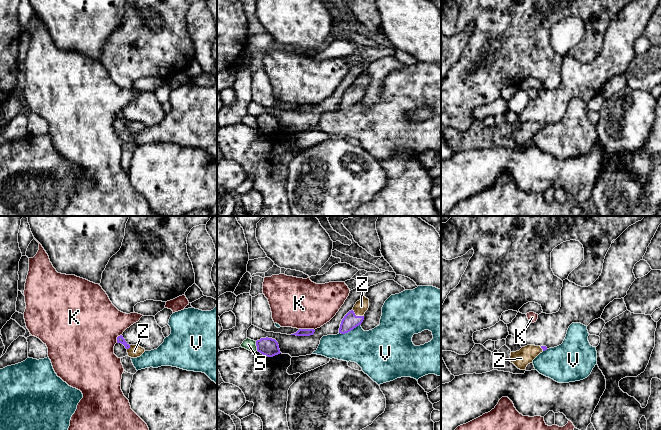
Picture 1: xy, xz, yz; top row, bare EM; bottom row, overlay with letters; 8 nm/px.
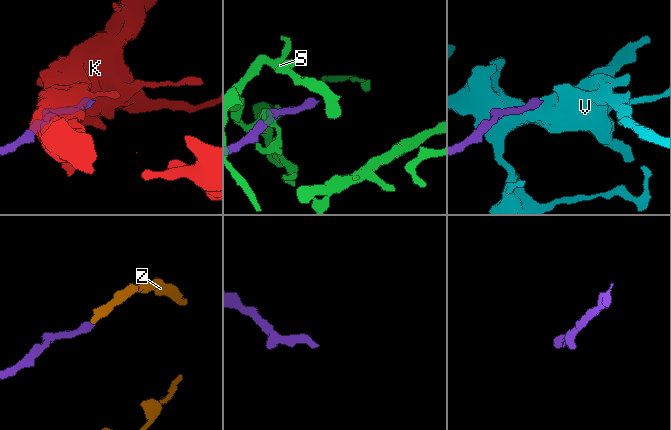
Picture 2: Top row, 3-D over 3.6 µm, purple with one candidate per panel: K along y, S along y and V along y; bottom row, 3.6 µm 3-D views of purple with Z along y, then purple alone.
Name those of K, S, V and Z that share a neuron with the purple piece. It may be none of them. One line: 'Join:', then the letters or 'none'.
Join: Z

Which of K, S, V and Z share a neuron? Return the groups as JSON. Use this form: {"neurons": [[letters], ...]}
{"neurons": [["K"], ["S"], ["V"], ["Z"]]}

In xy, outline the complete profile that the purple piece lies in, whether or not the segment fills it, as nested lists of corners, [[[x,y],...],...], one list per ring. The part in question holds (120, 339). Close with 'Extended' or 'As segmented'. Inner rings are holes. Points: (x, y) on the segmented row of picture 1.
[[[122,335],[117,337],[117,343],[121,343],[125,346],[125,348],[127,349],[128,356],[131,357],[131,358],[140,357],[145,352],[145,349],[140,347],[140,346],[129,345],[125,341],[125,339],[123,338]]]. Extended

